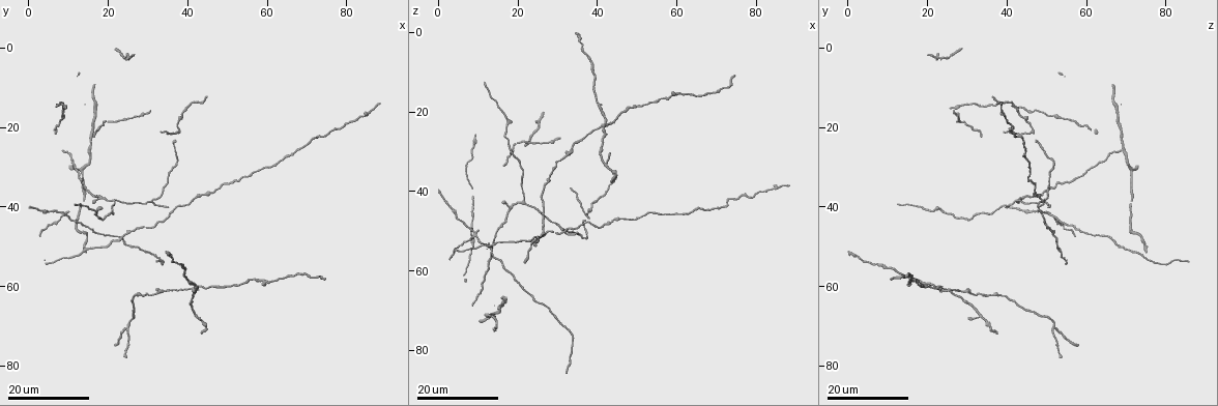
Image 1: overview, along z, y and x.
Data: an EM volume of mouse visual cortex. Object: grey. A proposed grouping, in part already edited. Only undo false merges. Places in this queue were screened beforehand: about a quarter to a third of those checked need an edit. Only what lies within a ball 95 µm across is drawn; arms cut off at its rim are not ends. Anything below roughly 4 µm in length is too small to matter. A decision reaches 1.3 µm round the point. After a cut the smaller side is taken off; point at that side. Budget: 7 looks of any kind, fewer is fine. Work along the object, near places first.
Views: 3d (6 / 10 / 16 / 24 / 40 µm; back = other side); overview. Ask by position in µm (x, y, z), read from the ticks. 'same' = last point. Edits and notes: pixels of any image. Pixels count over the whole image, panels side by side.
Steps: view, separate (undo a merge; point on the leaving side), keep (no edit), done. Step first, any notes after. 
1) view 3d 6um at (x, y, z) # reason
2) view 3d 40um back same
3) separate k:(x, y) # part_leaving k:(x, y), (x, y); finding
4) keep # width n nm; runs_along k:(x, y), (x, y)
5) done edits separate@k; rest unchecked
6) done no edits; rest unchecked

view 3d 24um at (9.0, 42.0, 51.0) # four-way junction

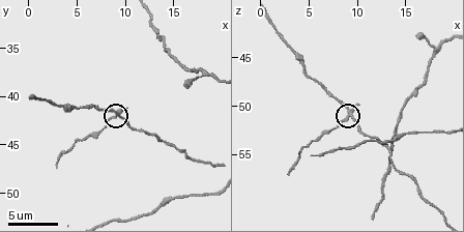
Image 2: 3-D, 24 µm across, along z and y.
view 3d 10um at (9.2, 42.2, 51.0)

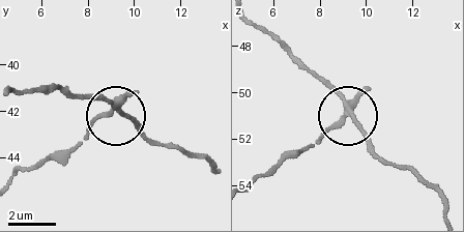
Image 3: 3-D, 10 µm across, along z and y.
keep # width 220 nm; continuous, no second neuron

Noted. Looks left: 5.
view 3d 16um at (31.0, 38.5, 49.5) # three arms meet

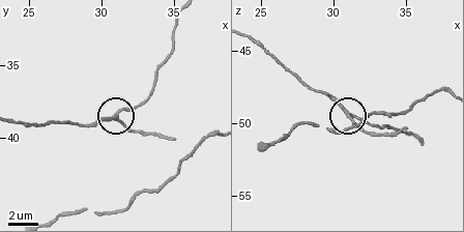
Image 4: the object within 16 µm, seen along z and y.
view 3d 10um at (30.8, 38.6, 49.6) # closer look

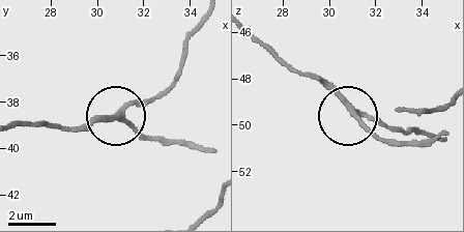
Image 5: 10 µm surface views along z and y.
keep # runs_along 5:(254, 35), (295, 68), (319, 79), (388, 142); one neuron here

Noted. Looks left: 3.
view 3d 24um at (37.5, 21.0, 46.0)

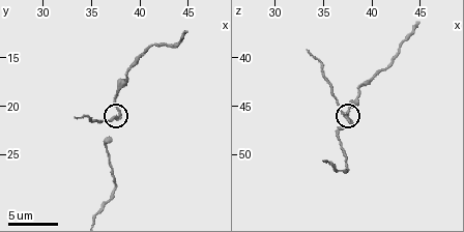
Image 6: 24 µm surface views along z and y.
view 3d 10um at (37.6, 21.2, 46.4) # zoom in

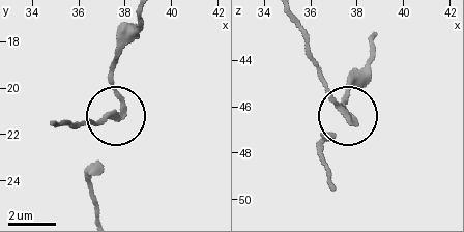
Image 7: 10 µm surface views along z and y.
separate 7:(94, 124) # a second neuron is stuck on

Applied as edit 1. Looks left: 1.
done edits separate@7; rest unchecked

